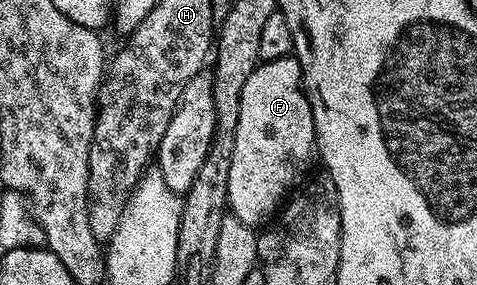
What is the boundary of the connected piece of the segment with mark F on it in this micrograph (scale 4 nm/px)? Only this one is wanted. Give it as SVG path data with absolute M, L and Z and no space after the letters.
M295 56L261 61L250 79L246 79L246 87L242 87L242 111L238 115L234 139L234 159L230 159L228 209L231 216L237 217L244 225L263 226L277 212L281 202L293 192L297 184L295 181L307 171L308 164L312 157L314 161L317 153L314 115L304 87L304 70L300 68L300 62Z

